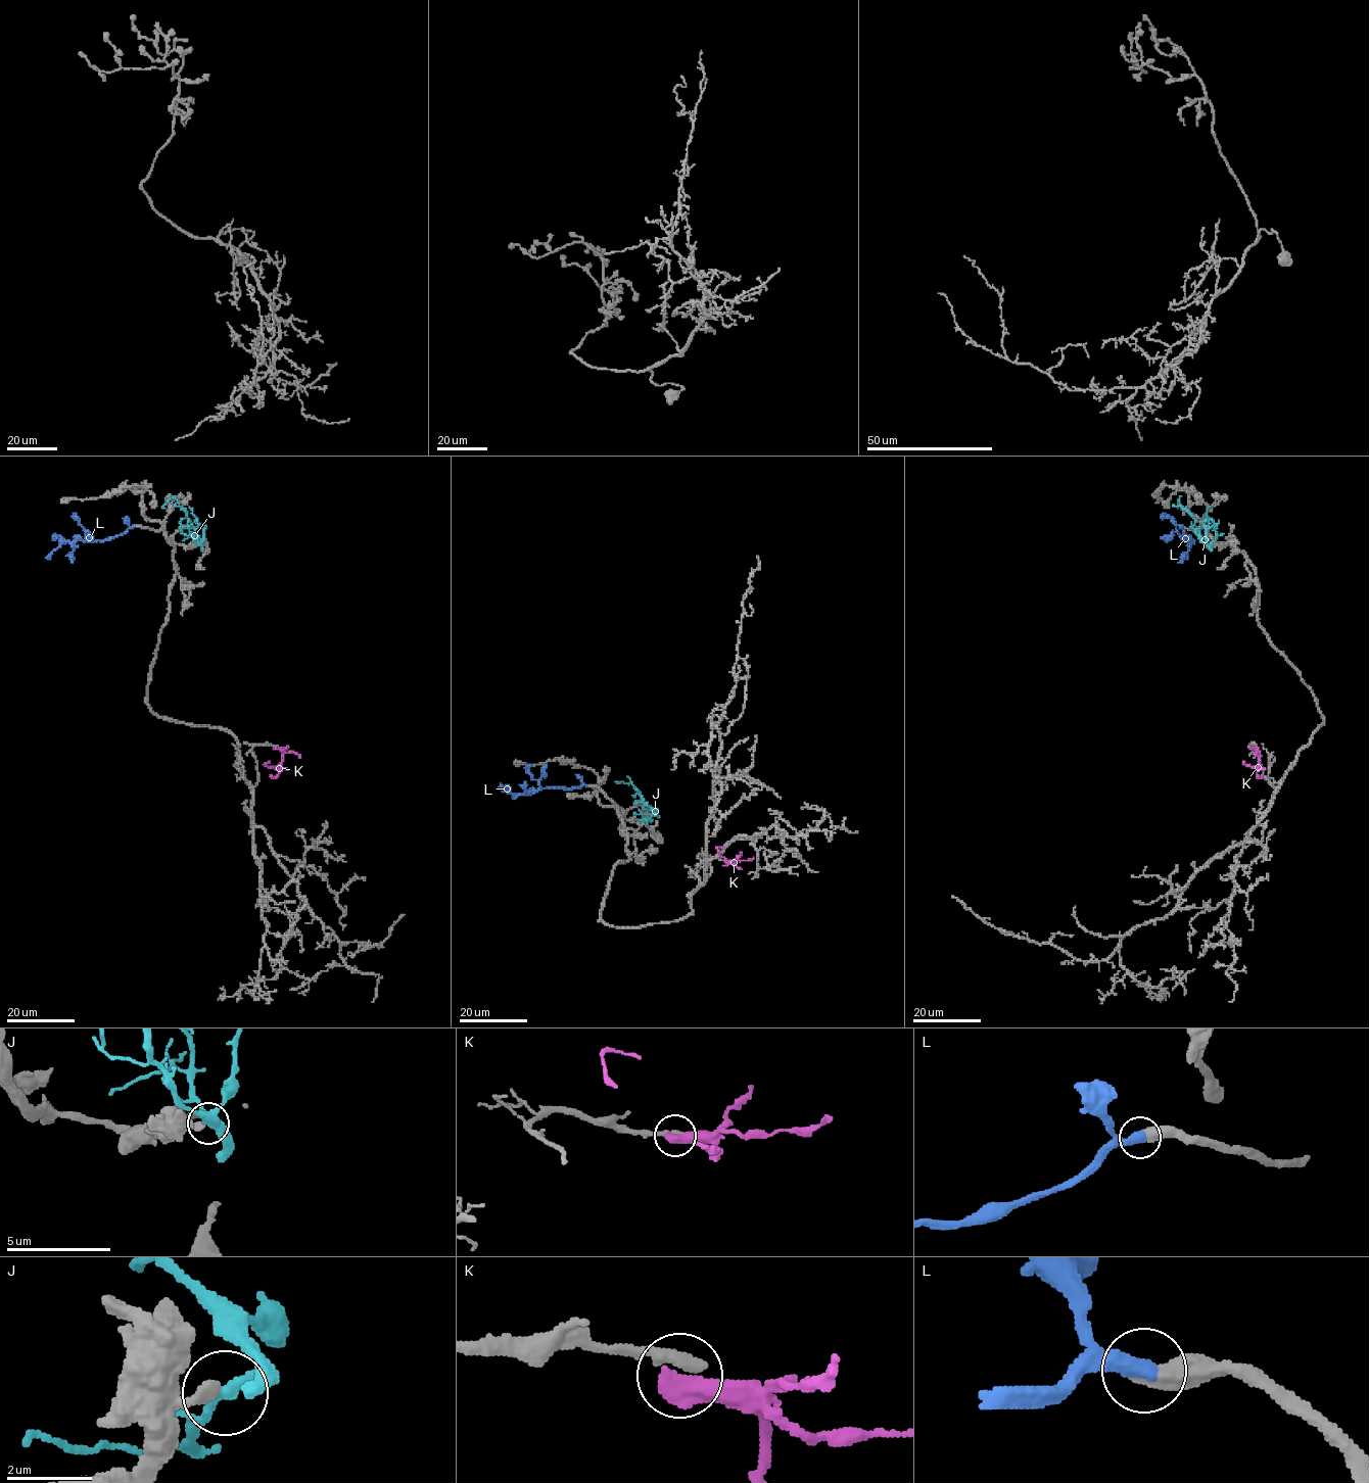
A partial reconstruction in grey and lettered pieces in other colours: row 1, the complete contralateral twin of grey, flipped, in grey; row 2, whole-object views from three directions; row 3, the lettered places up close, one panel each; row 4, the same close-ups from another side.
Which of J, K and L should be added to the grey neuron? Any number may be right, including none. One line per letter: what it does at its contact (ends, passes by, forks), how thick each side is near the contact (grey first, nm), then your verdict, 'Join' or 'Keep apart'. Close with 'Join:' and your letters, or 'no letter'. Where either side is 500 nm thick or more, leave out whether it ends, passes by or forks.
J: It passes by. Thickness 280 nm (grey) against 240 nm. Keep apart
K: Thickness 360 nm (grey) against 550 nm. Keep apart
L: It ends there. Thickness 480 nm (grey) against 480 nm. Join
Join: L

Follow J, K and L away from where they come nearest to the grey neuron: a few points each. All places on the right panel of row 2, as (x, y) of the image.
J: (1212, 544), (1200, 539), (1193, 527), (1195, 519), (1180, 506), (1180, 497), (1178, 508)
K: (1257, 747), (1258, 766), (1243, 762)
L: (1181, 526), (1184, 539), (1190, 541), (1188, 553), (1180, 557)

